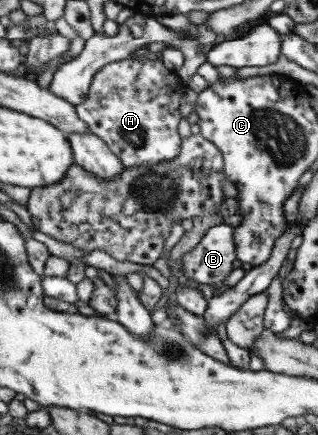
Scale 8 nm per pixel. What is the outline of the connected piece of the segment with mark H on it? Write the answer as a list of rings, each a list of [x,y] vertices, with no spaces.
[[[154,55],[131,57],[110,63],[102,67],[93,78],[88,98],[76,105],[76,112],[82,121],[88,123],[90,131],[104,138],[121,163],[126,167],[153,165],[162,161],[172,161],[182,152],[183,138],[178,133],[180,125],[180,103],[188,90],[186,83],[178,77],[176,71],[170,71]]]

